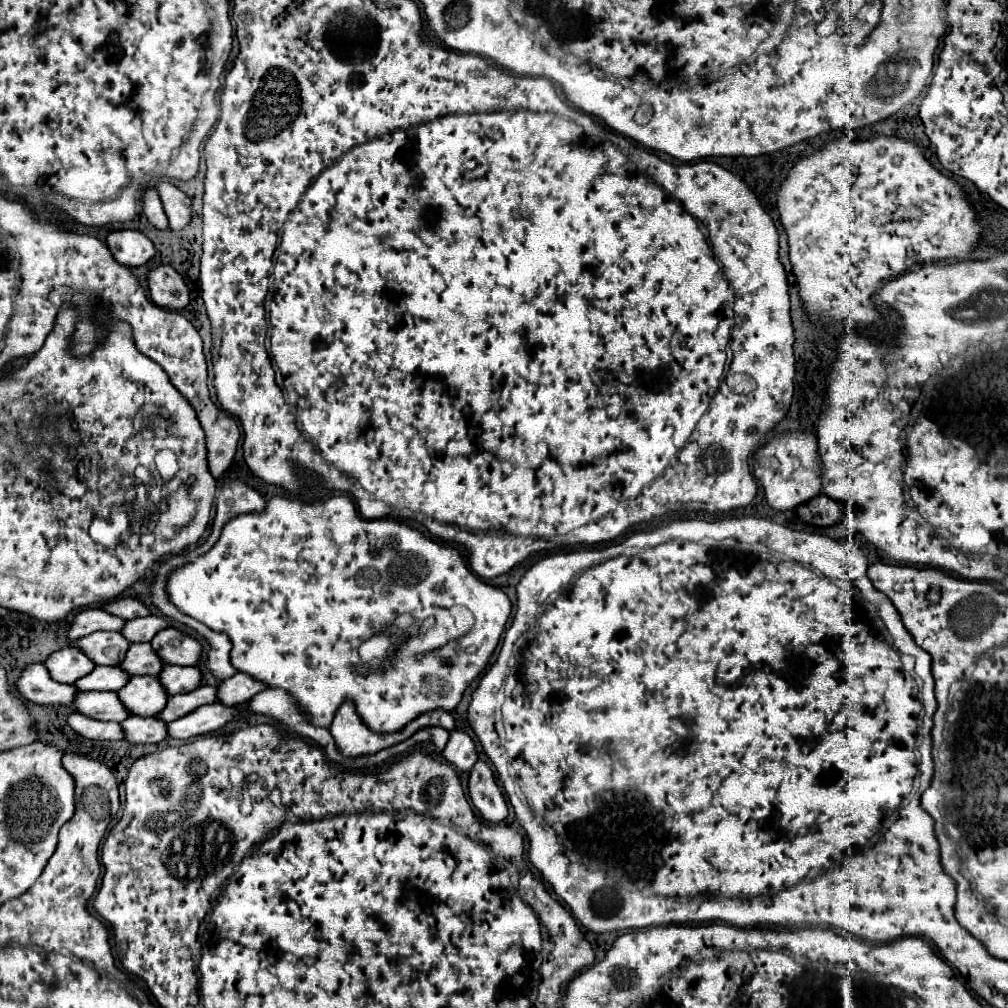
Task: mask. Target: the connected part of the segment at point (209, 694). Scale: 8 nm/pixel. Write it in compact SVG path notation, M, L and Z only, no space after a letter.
M202 685L190 693L184 695L172 695L168 699L168 705L164 707L164 713L160 713L158 717L166 723L176 721L188 713L192 713L194 709L206 705L206 703L216 703L218 701L218 691L212 685Z

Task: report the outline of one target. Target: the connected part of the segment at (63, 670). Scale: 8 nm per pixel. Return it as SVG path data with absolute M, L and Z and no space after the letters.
M66 647L52 653L52 657L46 661L46 667L56 681L76 683L78 679L86 677L96 667L96 663L92 663L92 659L86 657L78 647Z

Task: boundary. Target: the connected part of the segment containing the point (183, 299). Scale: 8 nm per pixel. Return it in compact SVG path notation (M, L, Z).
M160 265L148 275L150 297L164 309L184 309L190 303L190 289L184 277L170 265Z

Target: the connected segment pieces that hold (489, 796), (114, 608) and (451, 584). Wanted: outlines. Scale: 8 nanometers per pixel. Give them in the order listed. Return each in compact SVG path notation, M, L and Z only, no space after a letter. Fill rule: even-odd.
M478 759L470 771L468 791L474 807L486 821L500 823L508 815L508 803L496 783L496 777L486 761Z
M132 597L116 599L116 601L108 603L104 609L106 609L108 613L112 613L112 615L120 615L120 617L124 617L126 621L130 621L130 619L134 619L134 617L144 617L144 615L150 613L148 607L146 607L142 601L132 599Z
M332 495L332 497L324 497L320 501L312 501L312 503L304 503L300 499L294 499L294 497L274 497L268 501L266 509L262 513L248 513L248 515L240 515L240 517L234 517L232 521L228 521L222 529L222 535L218 539L218 543L212 547L212 551L208 551L204 557L198 557L196 561L172 571L170 579L168 579L168 595L172 599L172 603L182 611L182 613L188 613L190 617L202 621L204 625L208 625L210 629L214 631L224 631L230 641L232 641L232 665L240 671L240 673L246 673L256 677L259 681L266 684L267 688L283 688L289 693L294 695L300 709L304 713L310 715L312 723L320 725L320 727L330 727L332 723L332 717L336 713L336 709L342 705L344 699L352 699L354 705L356 705L356 711L358 715L366 721L366 725L378 733L392 733L392 731L400 731L408 721L416 719L420 713L424 711L430 711L430 709L448 709L452 711L460 699L462 699L462 693L466 691L466 687L486 669L498 641L500 641L500 635L504 633L504 627L506 627L506 621L510 617L510 611L512 611L512 605L510 605L510 599L496 587L484 583L482 579L478 579L468 565L464 565L464 559L462 555L454 549L454 547L448 547L444 543L438 543L430 537L424 537L418 529L406 525L406 523L400 523L400 521L394 521L394 519L376 519L376 521L366 521L362 519L358 513L356 513L356 507L352 503L350 497L346 495ZM414 601L422 601L422 603L428 603L432 607L444 607L444 609L450 609L454 605L460 605L460 607L466 607L474 613L474 627L464 635L464 637L458 637L454 641L450 641L448 645L444 647L438 647L438 649L432 649L428 653L424 653L422 657L416 657L412 653L406 653L406 643L402 643L394 657L392 657L392 667L382 667L382 669L370 669L370 667L364 667L360 663L360 655L358 655L358 647L362 641L366 641L374 627L376 625L388 625L392 623L398 615L402 613L408 613L408 605L414 605Z

